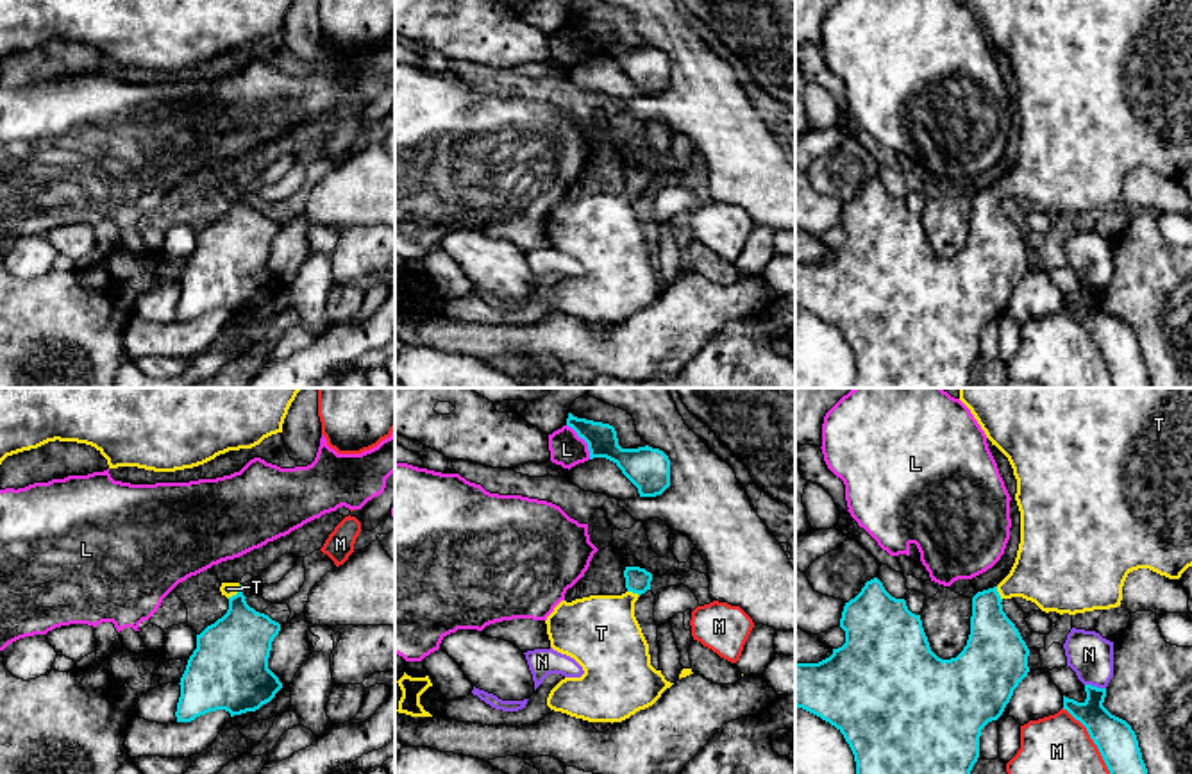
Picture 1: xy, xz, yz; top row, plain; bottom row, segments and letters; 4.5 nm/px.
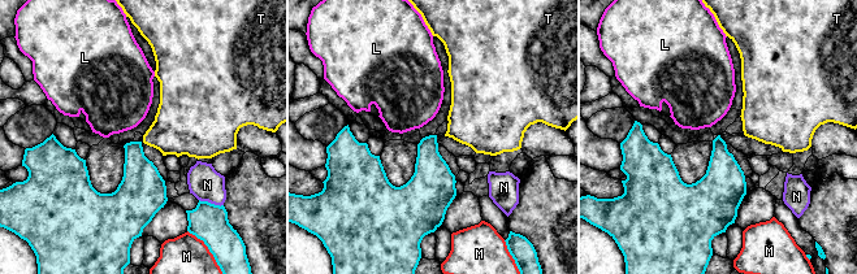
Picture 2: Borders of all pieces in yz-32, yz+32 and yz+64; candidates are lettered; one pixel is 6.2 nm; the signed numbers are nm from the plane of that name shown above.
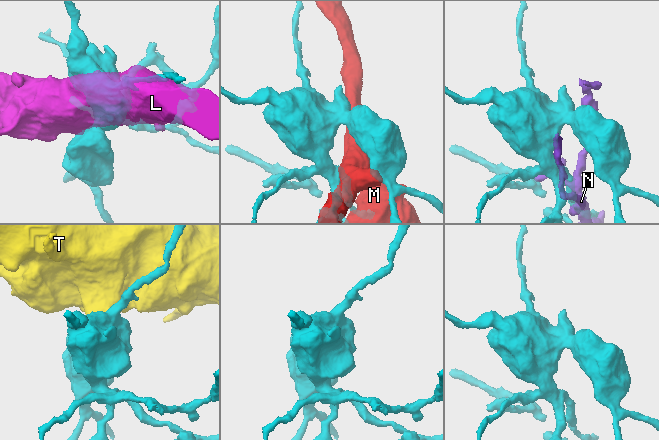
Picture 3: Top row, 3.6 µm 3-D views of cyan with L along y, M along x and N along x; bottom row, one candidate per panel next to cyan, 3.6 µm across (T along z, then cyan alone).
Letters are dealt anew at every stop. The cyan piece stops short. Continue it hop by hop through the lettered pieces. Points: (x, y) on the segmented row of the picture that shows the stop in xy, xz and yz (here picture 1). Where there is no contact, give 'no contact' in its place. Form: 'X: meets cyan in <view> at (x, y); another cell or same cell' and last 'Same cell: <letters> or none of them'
L: meets cyan in xz at (585, 440); another cell
M: meets cyan in yz at (1091, 737); another cell
N: meets cyan in yz at (1096, 687); another cell
T: meets cyan in xy at (236, 594); same cell
Same cell: T

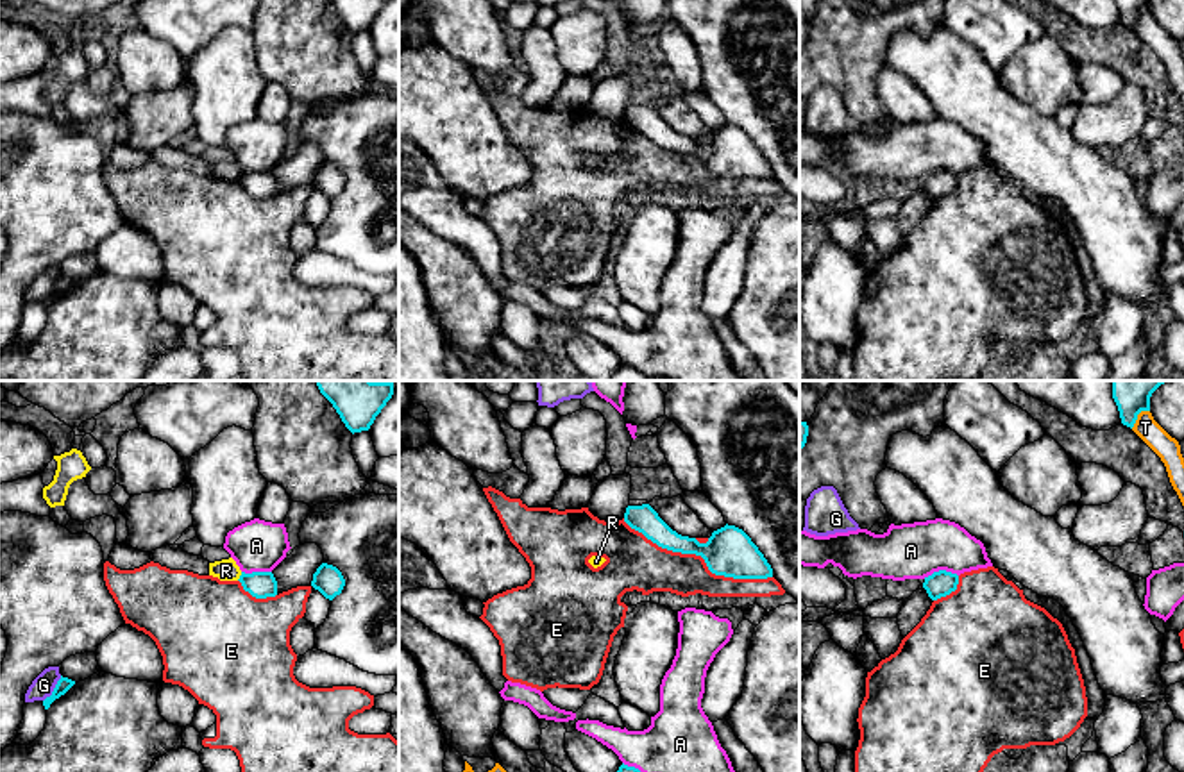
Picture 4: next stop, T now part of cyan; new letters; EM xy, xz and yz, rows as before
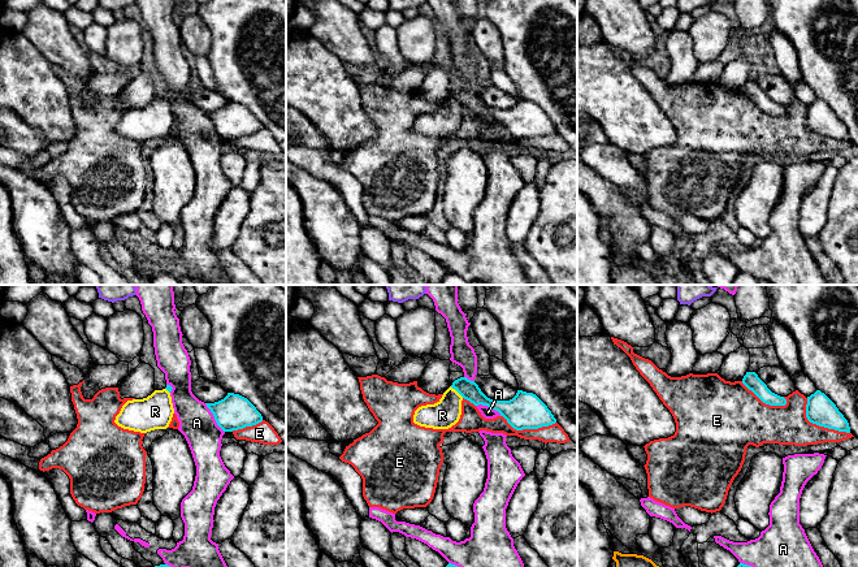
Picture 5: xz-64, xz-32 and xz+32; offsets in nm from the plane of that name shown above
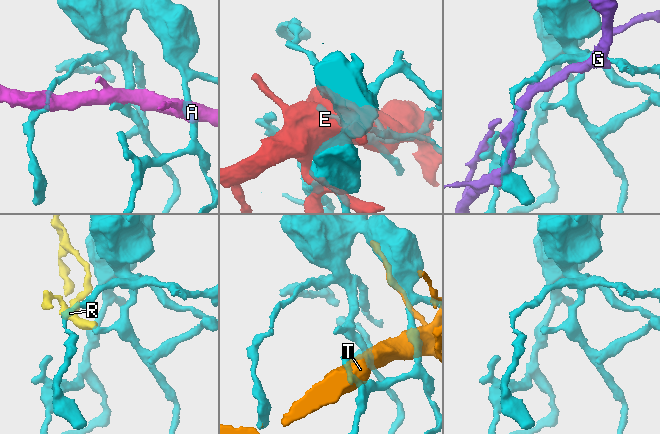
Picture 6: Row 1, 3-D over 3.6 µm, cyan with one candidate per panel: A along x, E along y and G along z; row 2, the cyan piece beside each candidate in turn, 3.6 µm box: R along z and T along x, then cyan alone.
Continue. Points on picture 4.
A: meets cyan in yz at (939, 570); another cell
E: meets cyan in xz at (700, 554); another cell
G: meets cyan in xy at (54, 688); another cell
R: meets cyan in xy at (240, 576); another cell
T: meets cyan in yz at (1136, 417); another cell
Same cell: none of them

